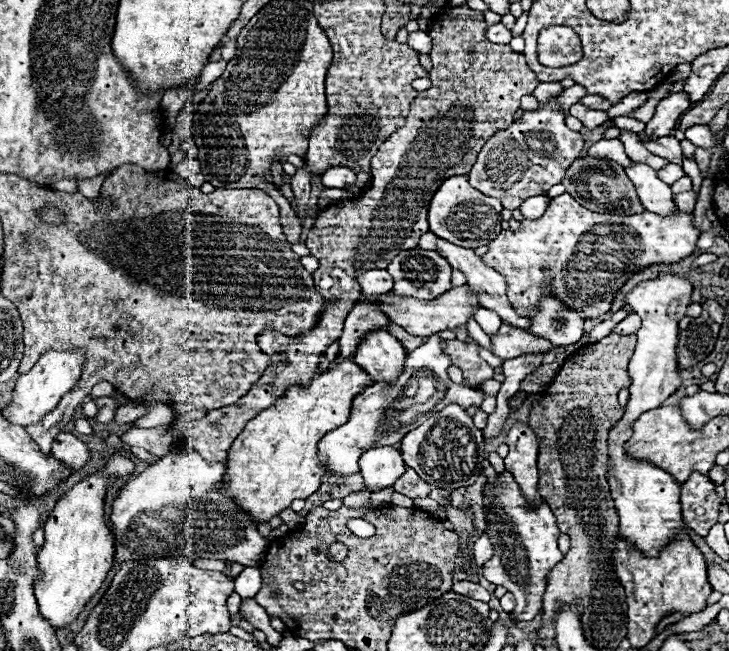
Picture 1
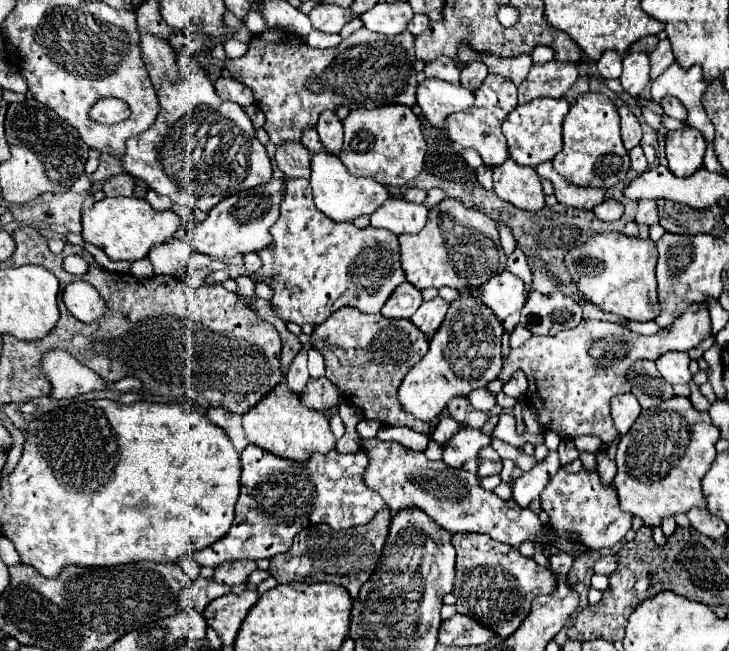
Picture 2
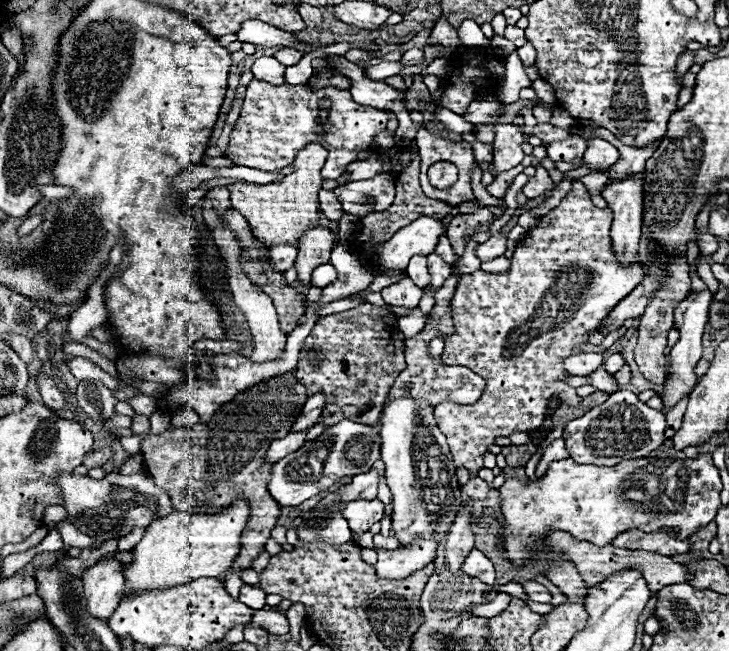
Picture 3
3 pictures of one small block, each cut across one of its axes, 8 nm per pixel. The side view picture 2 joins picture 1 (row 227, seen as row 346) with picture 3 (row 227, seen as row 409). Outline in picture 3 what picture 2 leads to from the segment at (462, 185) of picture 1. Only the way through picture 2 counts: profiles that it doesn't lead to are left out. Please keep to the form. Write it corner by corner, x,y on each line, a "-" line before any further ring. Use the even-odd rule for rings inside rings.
420,216
382,244
380,264
388,270
404,270
410,262
410,256
428,256
430,252
434,252
440,236
446,236
444,224
432,216

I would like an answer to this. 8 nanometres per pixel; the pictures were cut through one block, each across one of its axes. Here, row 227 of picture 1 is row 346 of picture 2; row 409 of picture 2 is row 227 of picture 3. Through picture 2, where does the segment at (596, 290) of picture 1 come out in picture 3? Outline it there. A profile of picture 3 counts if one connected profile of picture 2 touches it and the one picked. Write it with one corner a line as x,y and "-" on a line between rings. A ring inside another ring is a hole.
576,180
572,182
572,190
566,194
566,198
546,216
540,216
538,226
518,242
508,272
492,274
478,270
462,276
460,284
456,286
450,304
454,334
446,336
444,352
440,358
448,366
470,368
486,380
486,388
474,404
438,404
434,408
434,416
438,428
448,438
456,466
466,468
470,476
476,476
482,468
482,456
488,452
488,446
494,444
494,438
540,428
548,410
548,400
552,396
558,396
564,404
580,404
582,398
576,394
576,390
562,382
570,376
562,368
562,360
570,354
580,352
576,346
584,344
586,336
598,328
600,320
606,318
610,308
614,308
644,280
640,262
622,266
614,258
610,224
612,210
596,208
590,202
584,184

